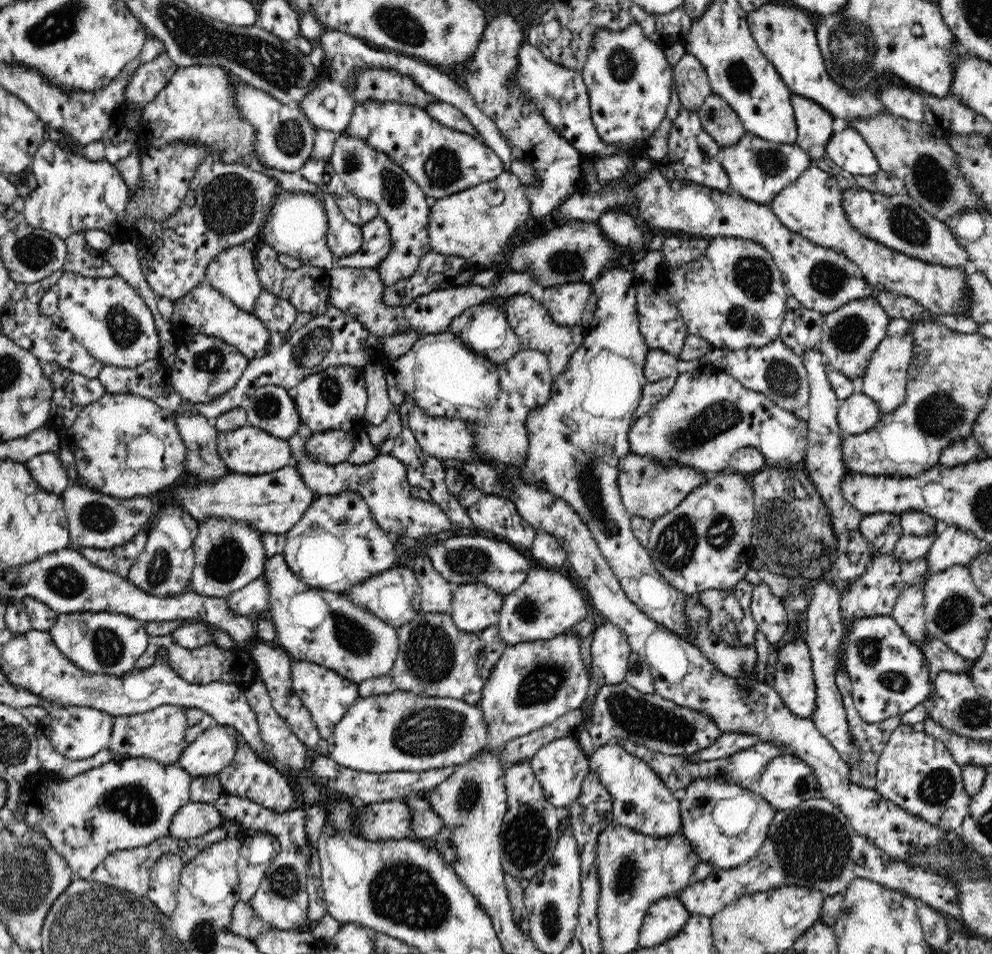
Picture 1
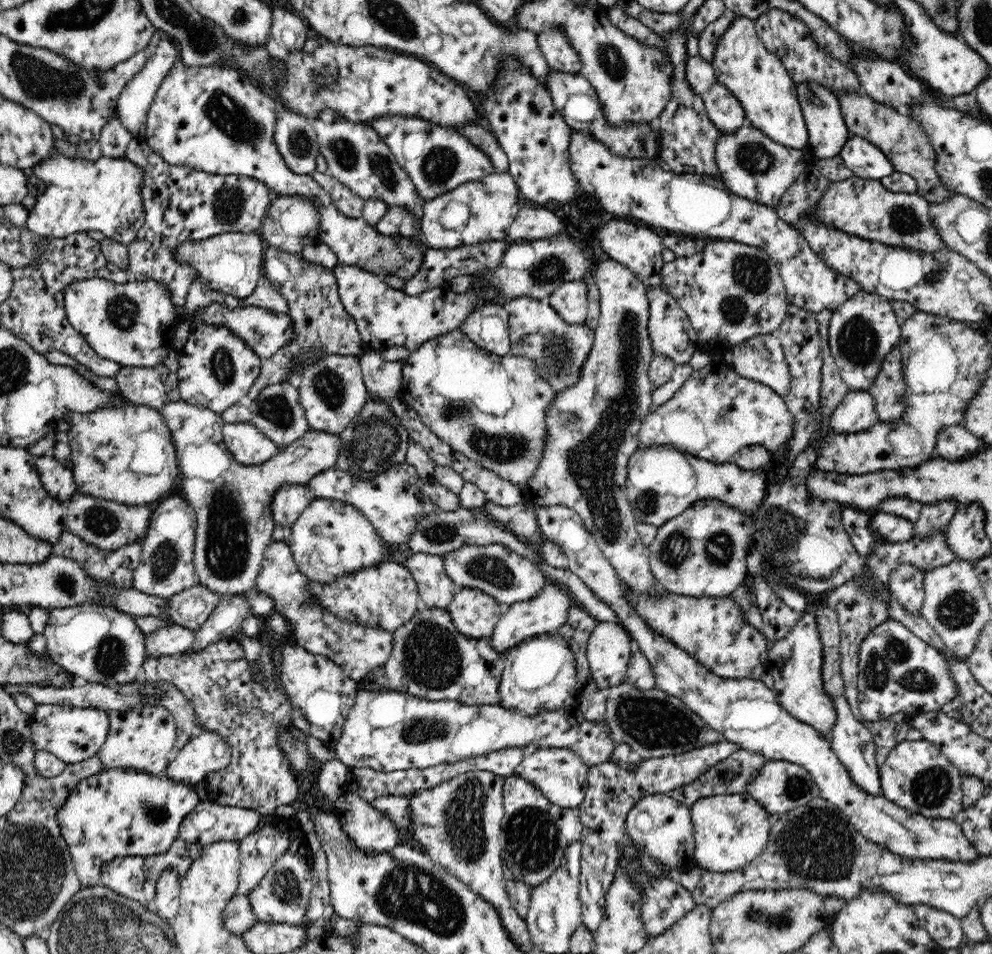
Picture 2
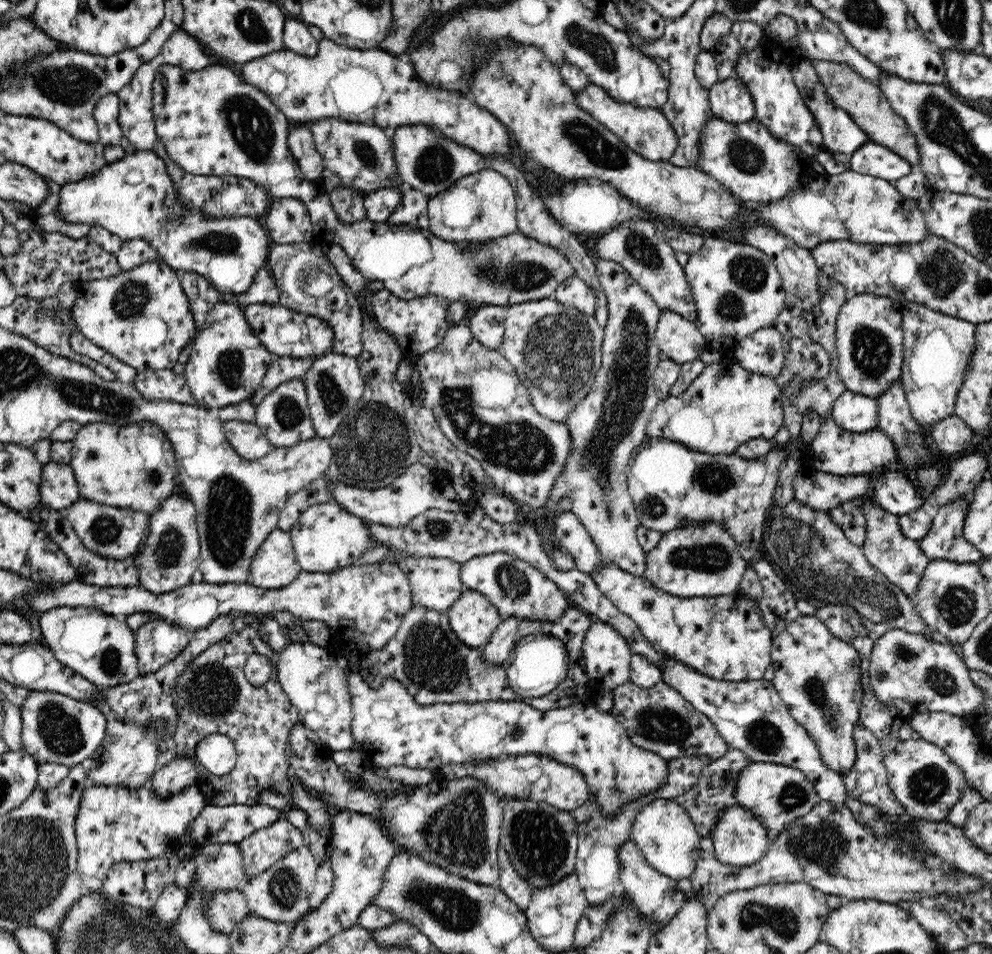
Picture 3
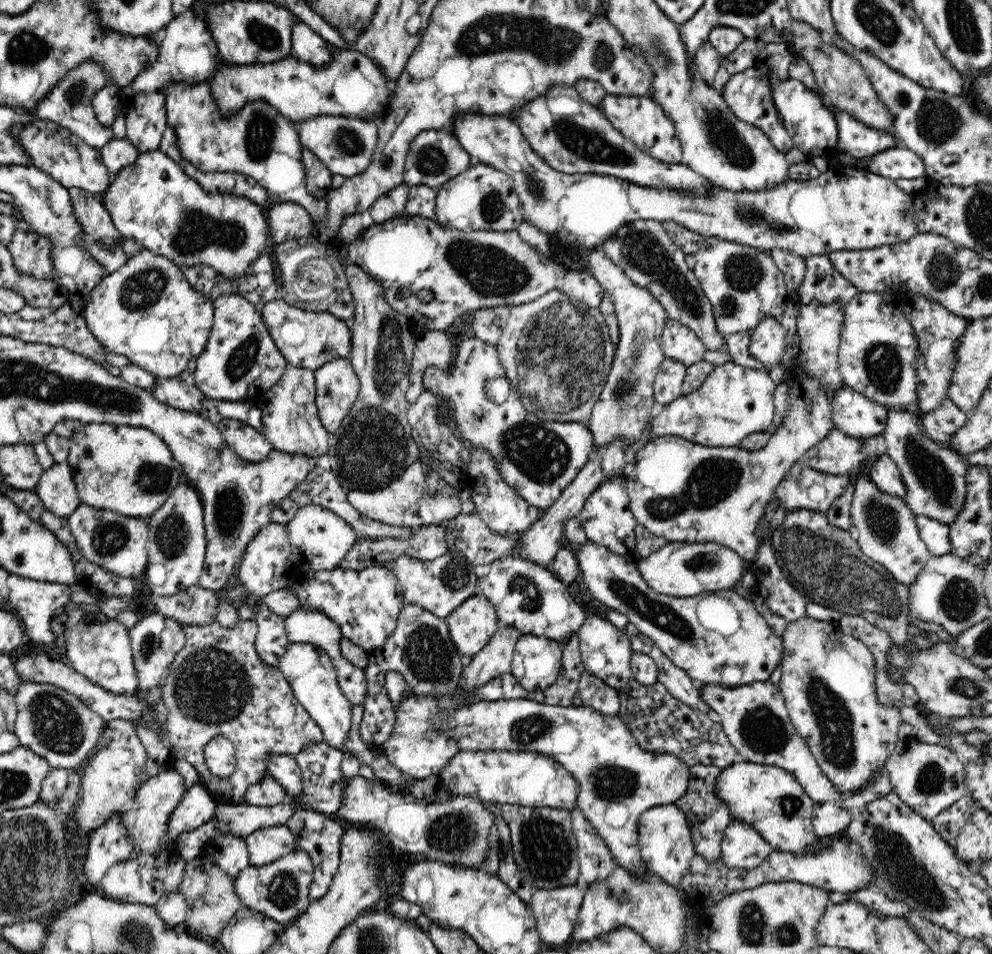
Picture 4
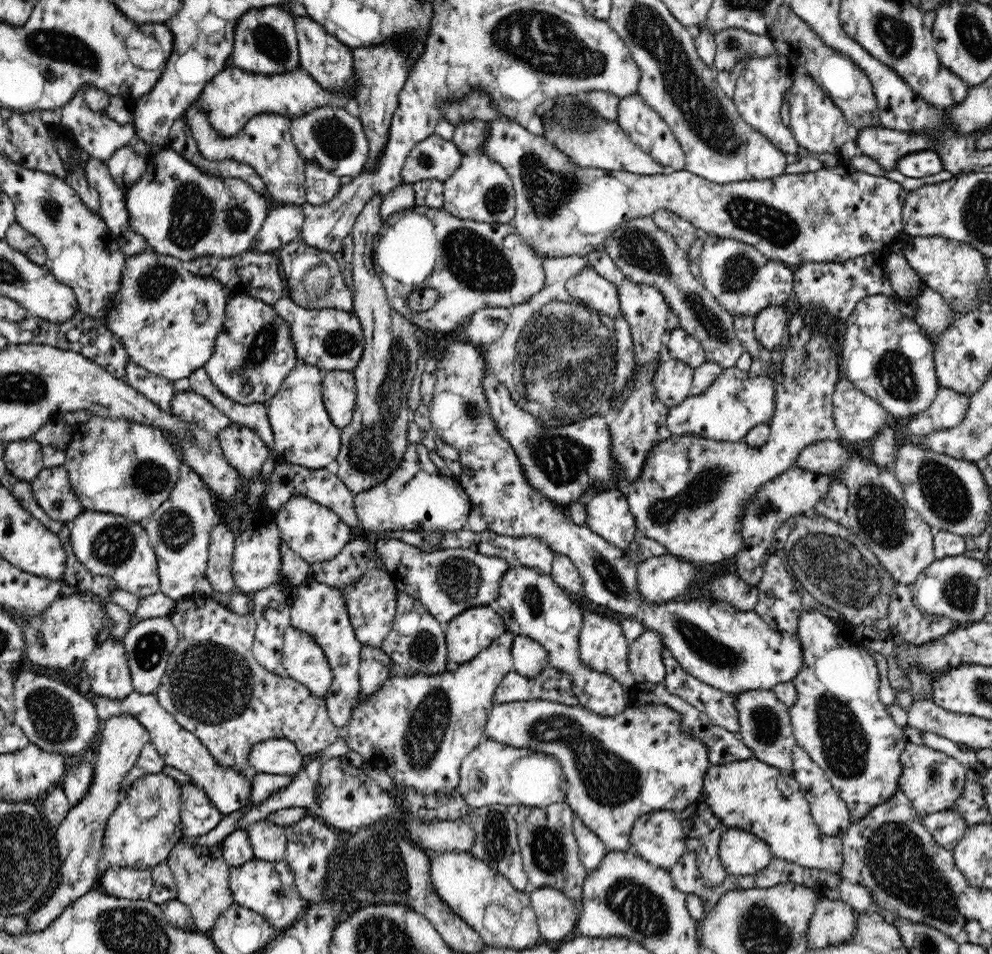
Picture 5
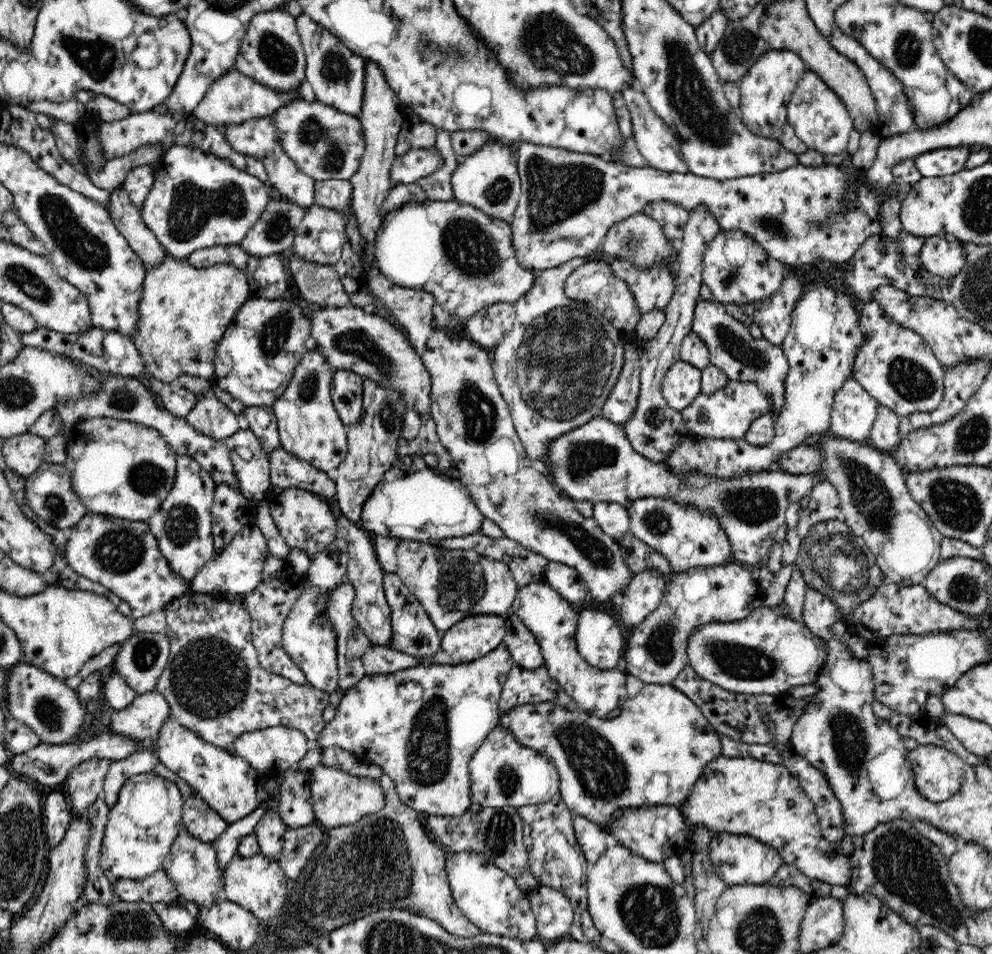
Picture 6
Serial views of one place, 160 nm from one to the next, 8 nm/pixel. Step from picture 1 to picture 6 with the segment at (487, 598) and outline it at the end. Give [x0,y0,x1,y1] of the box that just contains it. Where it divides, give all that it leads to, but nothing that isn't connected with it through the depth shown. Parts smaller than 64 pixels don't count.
[431,612,506,665]

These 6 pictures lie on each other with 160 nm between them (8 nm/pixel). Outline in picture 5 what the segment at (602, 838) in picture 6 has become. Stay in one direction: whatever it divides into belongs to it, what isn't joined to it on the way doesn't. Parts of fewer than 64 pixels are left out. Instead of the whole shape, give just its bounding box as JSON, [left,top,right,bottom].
[573,815,609,873]

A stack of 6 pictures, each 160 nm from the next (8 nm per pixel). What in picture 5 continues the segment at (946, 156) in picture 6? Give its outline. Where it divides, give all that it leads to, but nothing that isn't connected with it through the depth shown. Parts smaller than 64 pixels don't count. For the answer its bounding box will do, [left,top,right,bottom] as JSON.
[895,149,943,178]

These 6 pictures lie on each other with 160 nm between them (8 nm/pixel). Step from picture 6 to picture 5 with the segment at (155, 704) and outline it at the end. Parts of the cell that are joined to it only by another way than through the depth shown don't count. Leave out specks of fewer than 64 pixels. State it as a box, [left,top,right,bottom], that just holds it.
[28,715,148,931]

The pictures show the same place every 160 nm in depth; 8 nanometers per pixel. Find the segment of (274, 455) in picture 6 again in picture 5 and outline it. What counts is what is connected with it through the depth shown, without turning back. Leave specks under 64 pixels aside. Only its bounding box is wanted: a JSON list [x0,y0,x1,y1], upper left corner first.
[265,462,364,534]

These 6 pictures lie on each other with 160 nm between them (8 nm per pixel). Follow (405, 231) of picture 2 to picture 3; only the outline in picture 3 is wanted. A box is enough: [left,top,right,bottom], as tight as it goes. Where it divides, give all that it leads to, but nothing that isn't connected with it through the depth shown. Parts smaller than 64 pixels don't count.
[387,183,429,229]

